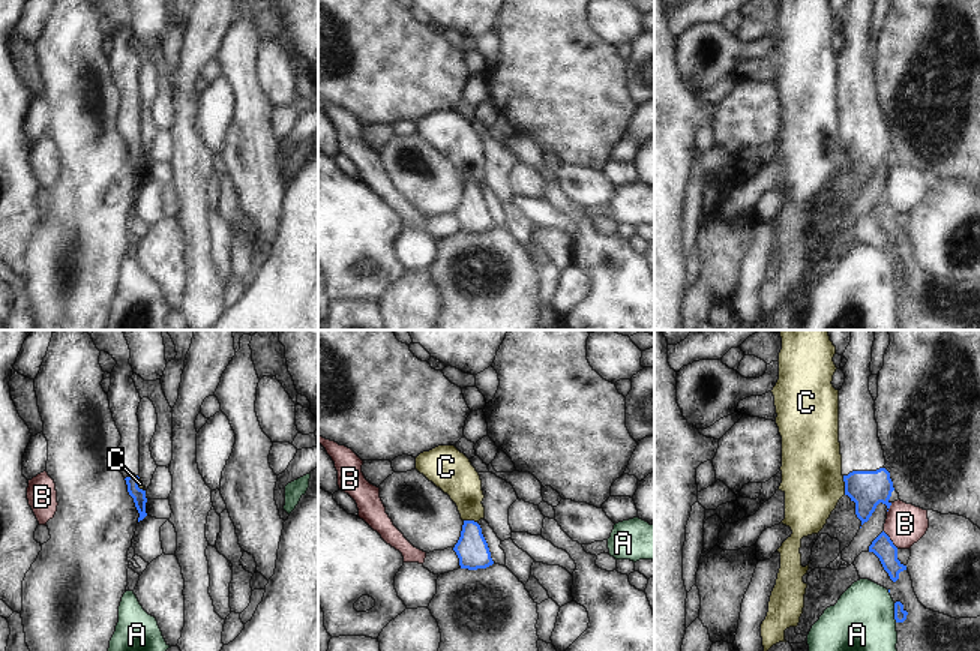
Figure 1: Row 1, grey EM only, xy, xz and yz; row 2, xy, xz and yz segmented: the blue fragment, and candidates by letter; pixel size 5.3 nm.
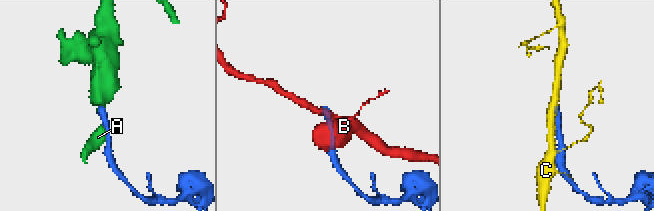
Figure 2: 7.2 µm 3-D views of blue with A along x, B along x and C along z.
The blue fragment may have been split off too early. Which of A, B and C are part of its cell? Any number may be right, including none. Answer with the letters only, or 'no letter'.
no letter

